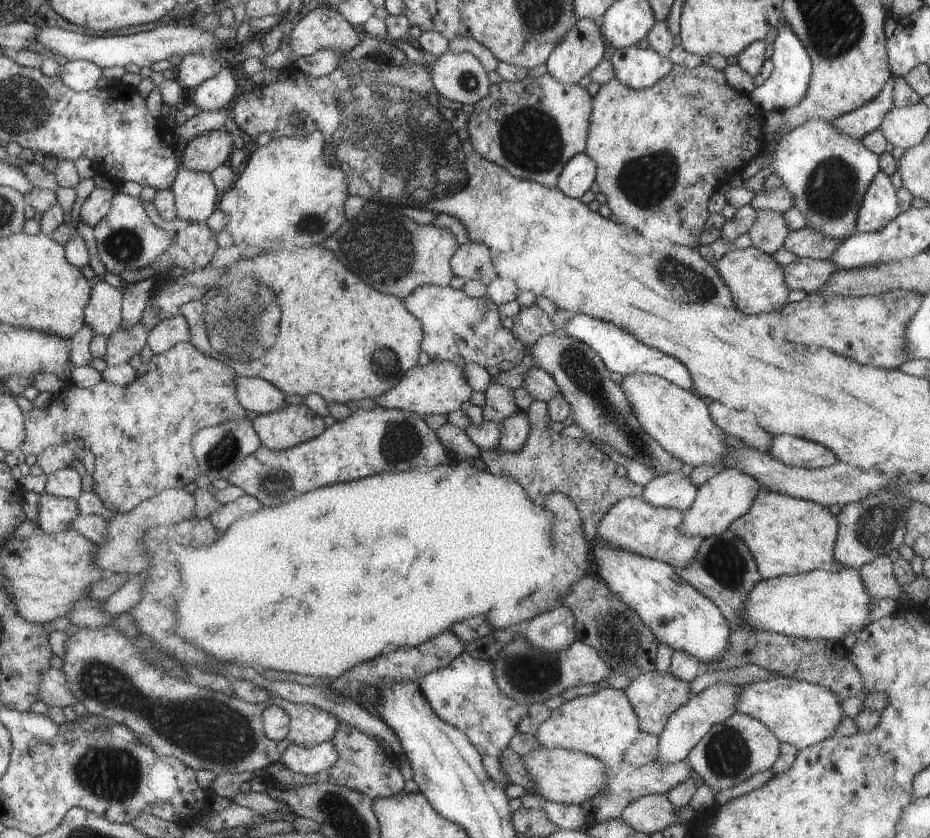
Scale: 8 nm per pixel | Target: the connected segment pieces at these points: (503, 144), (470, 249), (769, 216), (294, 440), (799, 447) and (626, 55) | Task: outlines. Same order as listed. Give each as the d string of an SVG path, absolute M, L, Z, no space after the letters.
M548 72L538 79L540 84L520 84L504 80L499 84L492 83L490 94L474 105L467 129L471 135L471 143L480 156L499 164L516 178L554 188L558 186L559 176L568 160L585 149L591 126L594 89L582 87L579 83L561 83Z
M469 240L459 245L450 263L456 276L464 278L465 281L478 281L489 285L499 277L494 268L491 249L480 241Z
M770 209L758 211L759 216L749 232L752 246L773 255L780 247L783 247L790 230L782 213Z
M288 404L278 412L259 415L253 427L262 446L277 451L315 439L326 428L324 418L304 404Z
M778 435L772 440L768 454L790 466L817 469L831 467L839 461L832 449L811 440L790 435Z
M637 45L616 49L609 55L615 77L633 89L651 87L664 78L674 66L670 57L656 52L652 47L642 49Z

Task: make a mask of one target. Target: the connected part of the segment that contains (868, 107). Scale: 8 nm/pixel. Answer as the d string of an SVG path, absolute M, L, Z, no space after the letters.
M895 78L889 81L880 94L876 95L869 103L846 115L839 116L831 123L839 128L840 132L848 133L857 139L870 135L883 124L885 116L895 106L893 88Z

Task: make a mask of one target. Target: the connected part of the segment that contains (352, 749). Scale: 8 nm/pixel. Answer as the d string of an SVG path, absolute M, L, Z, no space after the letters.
M342 722L340 727L340 758L326 770L313 775L301 775L288 770L282 761L276 761L266 767L267 776L272 776L278 784L287 787L307 785L318 781L327 782L333 785L340 784L357 790L369 796L373 801L377 798L387 799L399 794L404 788L404 776L400 772L398 764L392 762L390 755L383 749L383 746L371 736L360 731L354 731L353 726Z

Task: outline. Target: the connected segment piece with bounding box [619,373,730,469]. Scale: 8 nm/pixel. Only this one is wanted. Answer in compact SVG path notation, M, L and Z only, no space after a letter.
M644 373L626 375L619 385L631 401L631 407L643 429L683 464L694 467L707 464L718 469L727 467L725 458L730 447L726 448L722 438L725 432L722 432L719 425L714 424L706 402L698 398L698 394L680 388L664 377Z

